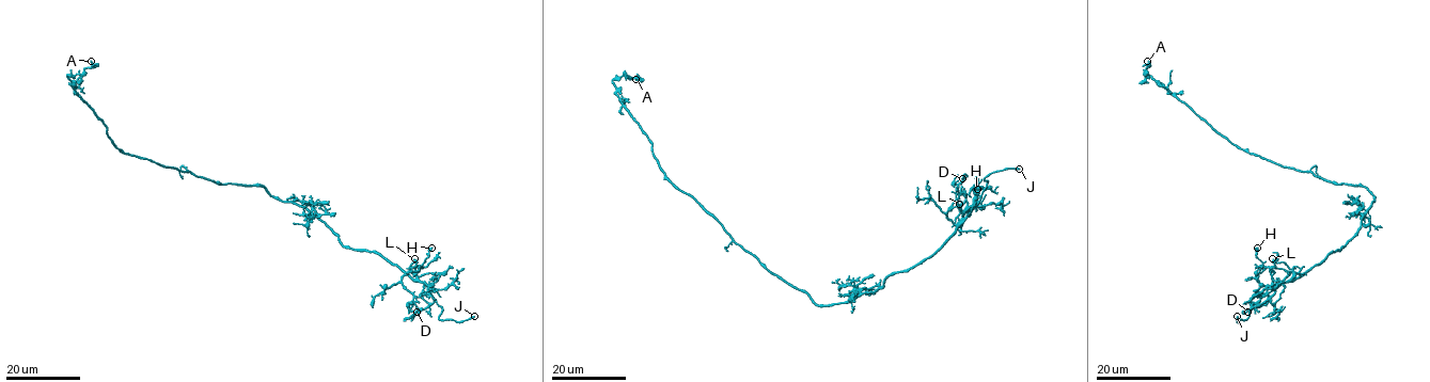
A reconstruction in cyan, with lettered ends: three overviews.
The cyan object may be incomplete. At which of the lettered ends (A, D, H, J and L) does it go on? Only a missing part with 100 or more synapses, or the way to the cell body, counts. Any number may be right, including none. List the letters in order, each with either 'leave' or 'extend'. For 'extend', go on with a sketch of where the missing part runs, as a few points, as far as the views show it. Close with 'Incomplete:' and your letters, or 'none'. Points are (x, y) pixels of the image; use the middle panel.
A: leave
D: leave
H: leave
J: extend | (1019, 169), (1039, 180), (1048, 193), (1041, 197)
L: leave
Incomplete: J

